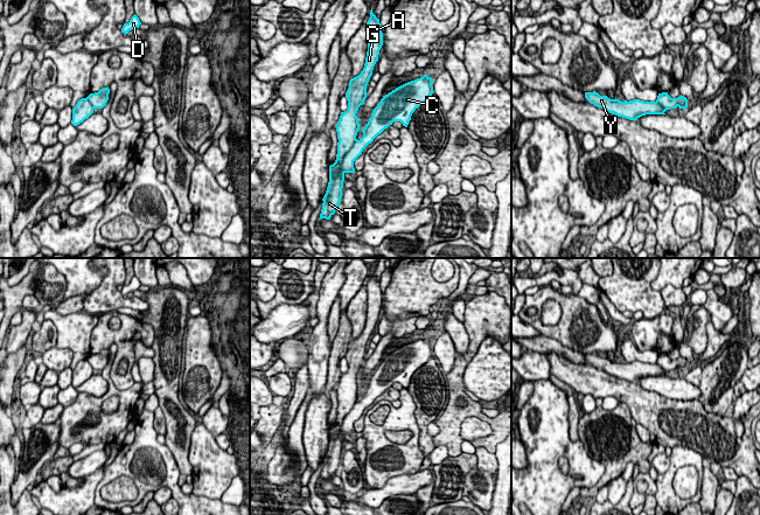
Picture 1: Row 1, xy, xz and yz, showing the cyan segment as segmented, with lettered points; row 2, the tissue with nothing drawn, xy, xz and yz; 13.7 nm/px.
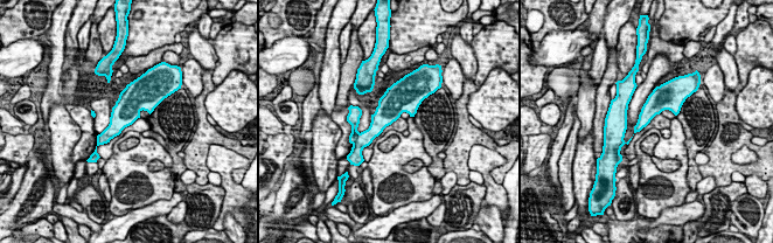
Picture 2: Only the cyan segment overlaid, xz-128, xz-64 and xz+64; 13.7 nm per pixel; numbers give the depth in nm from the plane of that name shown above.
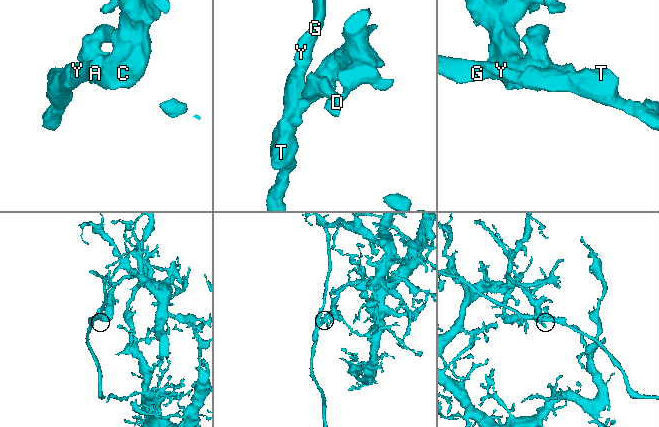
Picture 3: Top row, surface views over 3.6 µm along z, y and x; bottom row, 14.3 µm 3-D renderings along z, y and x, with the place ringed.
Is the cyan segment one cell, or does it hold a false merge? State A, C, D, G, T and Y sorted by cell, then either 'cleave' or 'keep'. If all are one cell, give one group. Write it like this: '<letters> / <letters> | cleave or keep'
A G T Y / C D | cleave

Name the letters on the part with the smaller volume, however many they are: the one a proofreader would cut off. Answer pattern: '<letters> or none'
A, G, T, Y

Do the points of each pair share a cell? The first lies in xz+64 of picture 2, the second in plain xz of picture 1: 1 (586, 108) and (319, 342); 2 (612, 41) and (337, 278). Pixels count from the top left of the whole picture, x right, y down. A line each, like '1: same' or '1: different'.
1: same
2: different

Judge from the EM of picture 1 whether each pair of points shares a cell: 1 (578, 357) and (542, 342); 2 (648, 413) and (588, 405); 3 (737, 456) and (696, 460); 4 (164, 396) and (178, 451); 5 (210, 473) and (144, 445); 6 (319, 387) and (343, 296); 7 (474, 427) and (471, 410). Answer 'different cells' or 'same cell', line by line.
1: same cell
2: different cells
3: different cells
4: same cell
5: different cells
6: different cells
7: different cells

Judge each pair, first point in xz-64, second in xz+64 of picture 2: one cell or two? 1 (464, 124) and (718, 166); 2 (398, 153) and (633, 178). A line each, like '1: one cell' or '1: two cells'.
1: one cell
2: two cells

